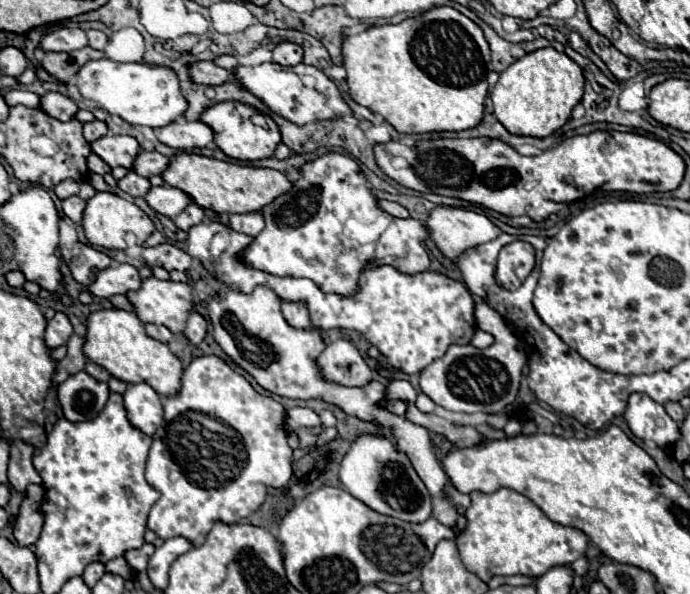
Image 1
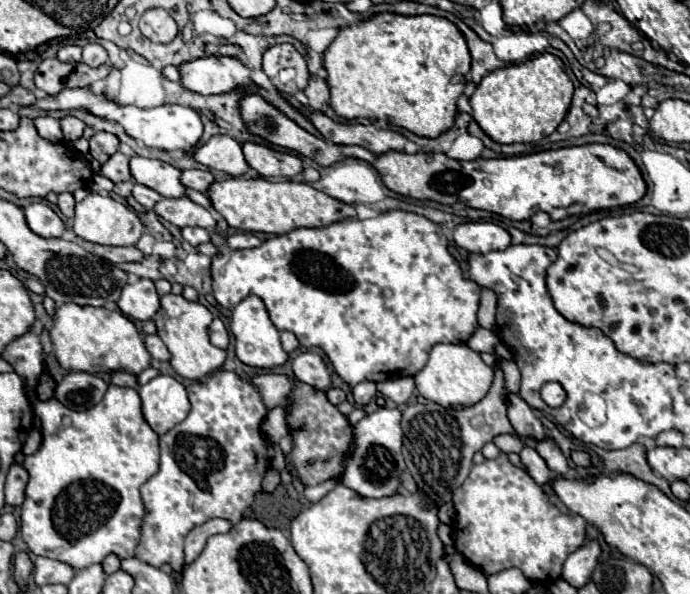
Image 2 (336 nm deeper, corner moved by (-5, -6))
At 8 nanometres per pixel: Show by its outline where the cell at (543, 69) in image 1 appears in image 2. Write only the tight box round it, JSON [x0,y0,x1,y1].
[469,53,573,143]

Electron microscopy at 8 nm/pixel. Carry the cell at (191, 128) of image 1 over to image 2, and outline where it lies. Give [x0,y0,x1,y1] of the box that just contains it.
[193,135,249,177]

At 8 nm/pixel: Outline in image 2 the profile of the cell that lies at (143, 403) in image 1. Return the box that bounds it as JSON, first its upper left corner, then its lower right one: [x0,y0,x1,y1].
[139,375,191,435]

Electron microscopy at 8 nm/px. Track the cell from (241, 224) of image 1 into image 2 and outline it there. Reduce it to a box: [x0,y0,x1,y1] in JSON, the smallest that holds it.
[227,233,261,249]

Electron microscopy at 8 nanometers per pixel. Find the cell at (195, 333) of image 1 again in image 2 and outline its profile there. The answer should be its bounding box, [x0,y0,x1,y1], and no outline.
[209,317,229,349]

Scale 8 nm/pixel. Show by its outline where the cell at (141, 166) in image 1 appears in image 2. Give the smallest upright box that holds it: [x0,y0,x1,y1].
[181,169,215,193]

